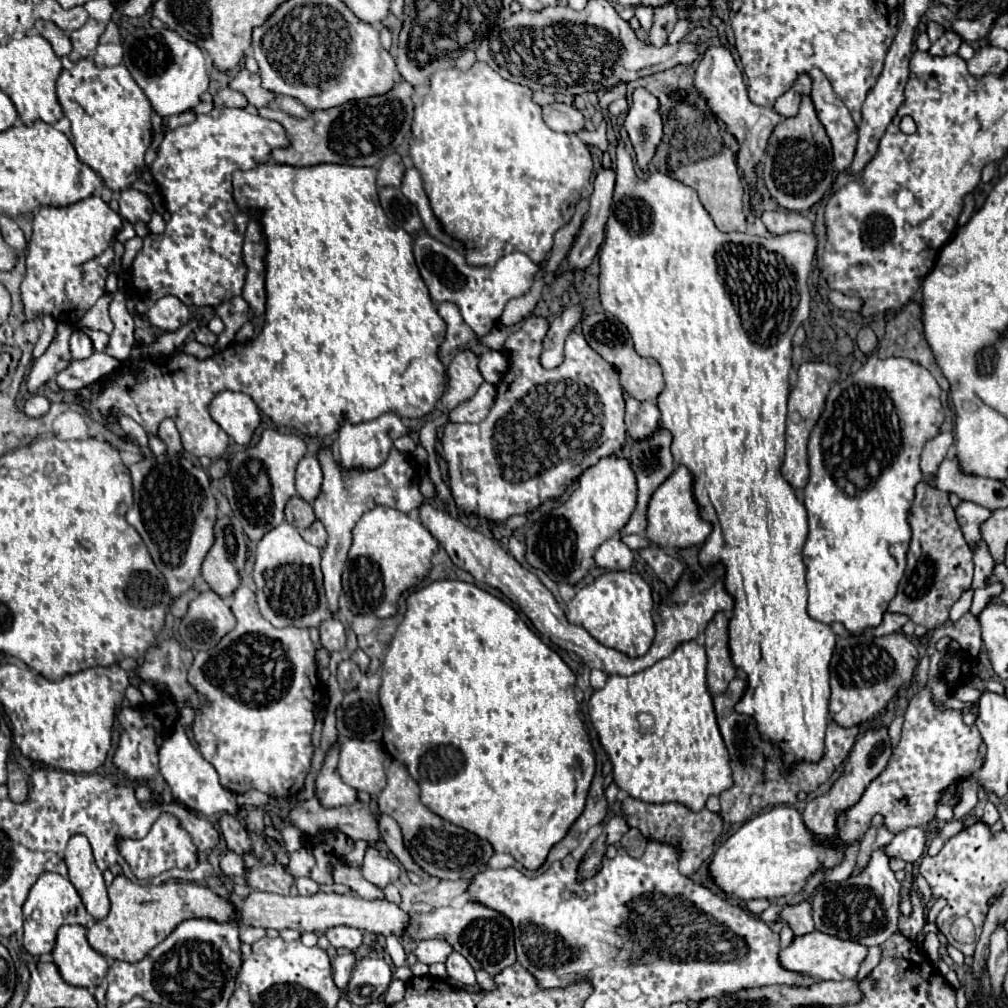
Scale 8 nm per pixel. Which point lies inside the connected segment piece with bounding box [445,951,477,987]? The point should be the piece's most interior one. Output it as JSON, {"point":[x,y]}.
{"point":[458,969]}

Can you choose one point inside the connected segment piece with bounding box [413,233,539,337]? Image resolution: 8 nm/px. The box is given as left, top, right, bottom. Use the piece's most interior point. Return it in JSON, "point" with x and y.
{"point":[480,293]}

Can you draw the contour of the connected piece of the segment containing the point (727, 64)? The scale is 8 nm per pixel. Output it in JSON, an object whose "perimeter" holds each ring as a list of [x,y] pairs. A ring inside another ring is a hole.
{"perimeter":[[[709,47],[695,71],[695,89],[701,97],[705,97],[709,111],[713,111],[713,115],[717,115],[727,131],[737,139],[739,143],[739,155],[737,155],[737,165],[743,171],[743,177],[749,185],[751,191],[751,205],[759,205],[763,203],[761,193],[757,189],[757,173],[755,167],[759,165],[759,159],[765,153],[767,147],[767,139],[773,131],[773,127],[783,119],[781,115],[777,115],[773,111],[773,107],[757,107],[749,101],[747,91],[745,91],[745,81],[743,81],[743,73],[737,67],[733,55],[725,49],[725,47]]]}

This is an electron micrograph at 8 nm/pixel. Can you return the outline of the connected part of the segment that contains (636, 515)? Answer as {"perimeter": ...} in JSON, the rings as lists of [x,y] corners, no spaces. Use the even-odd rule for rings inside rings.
{"perimeter":[[[659,429],[653,437],[649,439],[643,439],[643,441],[637,441],[633,443],[631,447],[631,467],[633,467],[633,473],[637,477],[637,487],[639,487],[639,495],[637,495],[637,507],[629,519],[629,523],[621,529],[621,535],[627,535],[627,533],[637,533],[637,535],[643,535],[645,533],[645,525],[647,525],[647,519],[645,519],[645,511],[647,511],[647,503],[653,495],[653,491],[673,473],[675,469],[675,463],[673,463],[673,457],[671,457],[671,435],[669,431],[665,429]]]}

